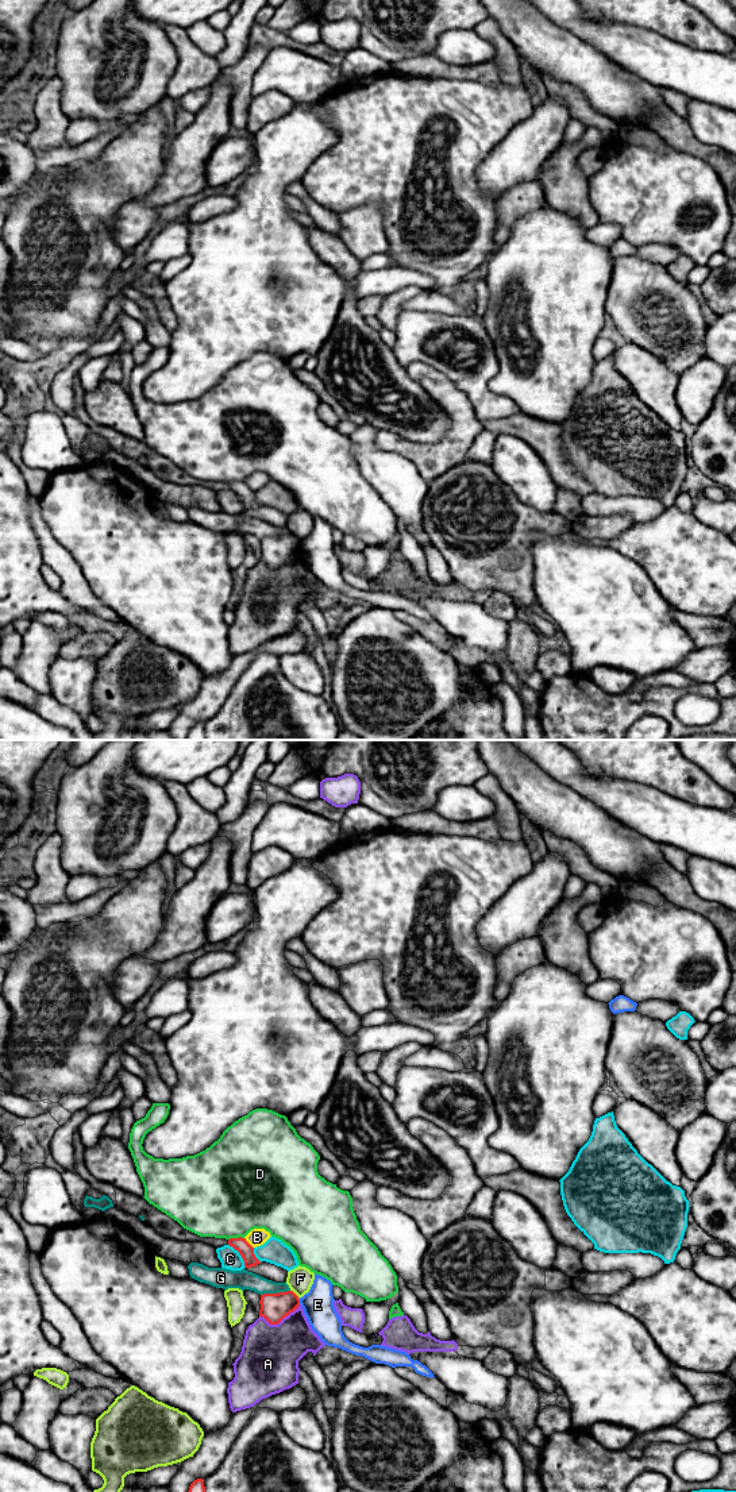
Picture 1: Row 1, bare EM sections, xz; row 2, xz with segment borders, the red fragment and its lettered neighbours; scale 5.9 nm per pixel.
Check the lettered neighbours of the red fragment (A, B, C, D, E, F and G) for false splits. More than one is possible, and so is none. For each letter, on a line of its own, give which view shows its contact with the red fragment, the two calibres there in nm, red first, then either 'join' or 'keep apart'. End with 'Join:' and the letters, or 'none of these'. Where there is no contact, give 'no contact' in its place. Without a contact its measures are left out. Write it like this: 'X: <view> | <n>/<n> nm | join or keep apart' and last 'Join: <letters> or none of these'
A: xz | 170/360 nm | keep apart
B: xz | 90/110 nm | keep apart
C: xz | 90/120 nm | keep apart
D: xz | 90/480 nm | keep apart
E: xz | 170/190 nm | keep apart
F: xz | 170/150 nm | keep apart
G: xz | 170/120 nm | keep apart
Join: none of these

